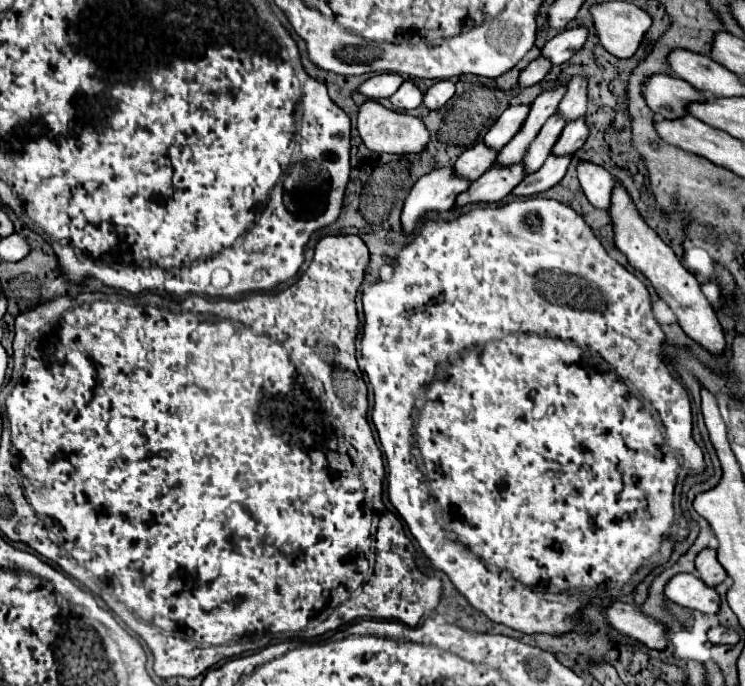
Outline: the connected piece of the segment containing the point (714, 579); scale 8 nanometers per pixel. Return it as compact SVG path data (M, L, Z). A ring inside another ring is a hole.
M703 549L703 551L697 555L695 567L697 567L697 571L699 571L699 577L701 577L709 587L715 587L715 585L719 585L719 583L723 583L723 581L727 579L725 569L723 569L721 563L717 561L717 551L715 551L715 549Z

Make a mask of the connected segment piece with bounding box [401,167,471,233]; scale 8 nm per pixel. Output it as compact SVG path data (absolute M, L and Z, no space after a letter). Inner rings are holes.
M453 167L433 169L431 173L419 177L411 187L403 205L403 231L411 233L419 219L431 211L447 211L455 205L459 193L469 189L471 181L455 173Z

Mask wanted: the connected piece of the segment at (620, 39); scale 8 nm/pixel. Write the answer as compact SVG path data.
M625 1L593 5L591 15L601 45L619 59L629 59L639 49L653 23L649 13Z

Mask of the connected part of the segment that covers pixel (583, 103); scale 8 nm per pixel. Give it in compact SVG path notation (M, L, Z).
M577 73L569 81L569 89L557 111L561 115L565 115L567 121L573 121L573 119L585 115L585 109L587 109L587 75Z

